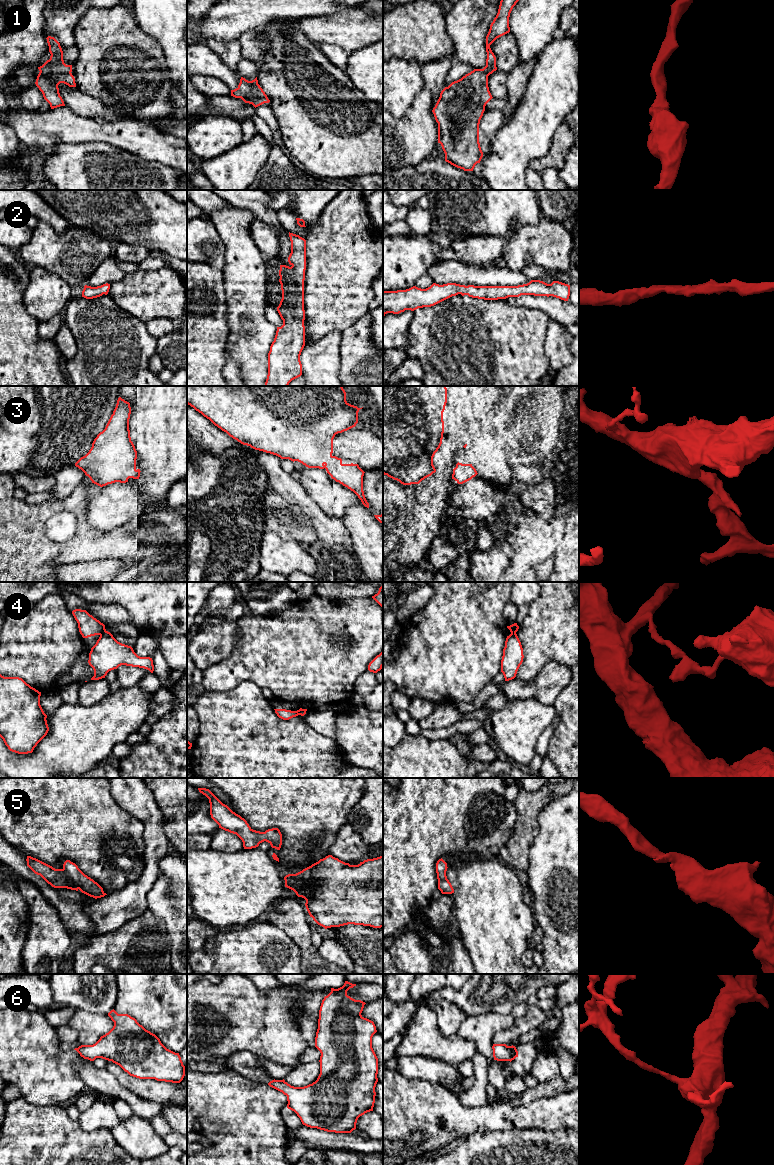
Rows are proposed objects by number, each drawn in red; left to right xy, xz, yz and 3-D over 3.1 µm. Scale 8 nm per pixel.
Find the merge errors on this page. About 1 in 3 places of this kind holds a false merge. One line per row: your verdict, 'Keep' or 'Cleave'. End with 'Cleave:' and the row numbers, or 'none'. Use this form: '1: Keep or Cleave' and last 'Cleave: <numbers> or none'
1: Keep
2: Keep
3: Keep
4: Cleave
5: Keep
6: Keep
Cleave: 4

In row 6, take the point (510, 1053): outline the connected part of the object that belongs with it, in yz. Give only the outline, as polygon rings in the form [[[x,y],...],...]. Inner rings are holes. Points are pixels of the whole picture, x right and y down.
[[[493,1044],[493,1057],[497,1061],[512,1061],[518,1057],[518,1051],[515,1046],[506,1044]]]

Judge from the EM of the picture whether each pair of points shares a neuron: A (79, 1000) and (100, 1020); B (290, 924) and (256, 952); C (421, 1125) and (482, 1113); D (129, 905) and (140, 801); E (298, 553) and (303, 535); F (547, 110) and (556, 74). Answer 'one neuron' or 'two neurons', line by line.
A: two neurons
B: two neurons
C: one neuron
D: one neuron
E: two neurons
F: one neuron

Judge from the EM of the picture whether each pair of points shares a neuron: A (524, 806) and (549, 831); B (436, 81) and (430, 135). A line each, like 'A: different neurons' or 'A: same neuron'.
A: different neurons
B: same neuron

